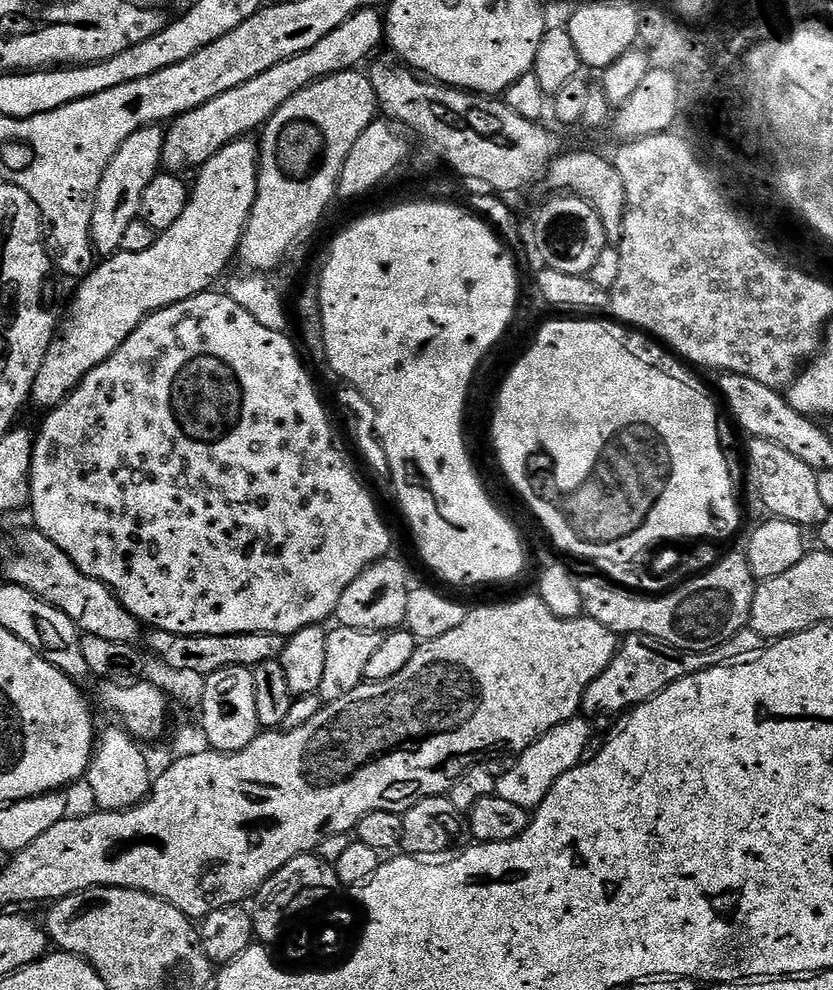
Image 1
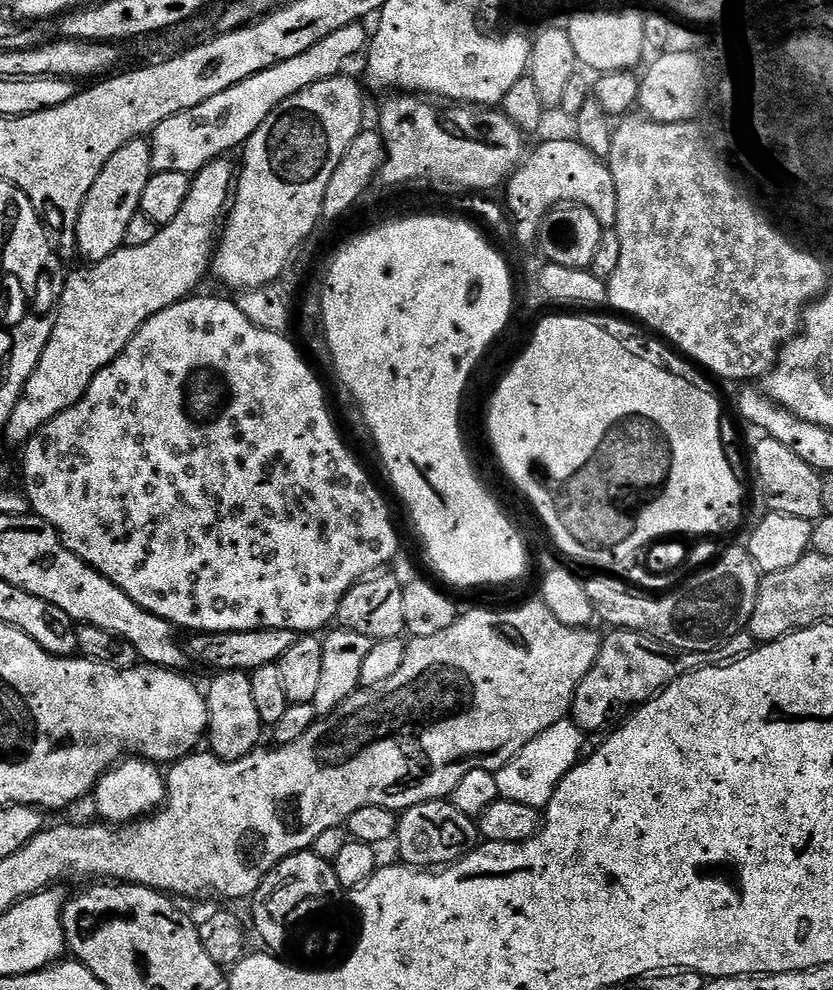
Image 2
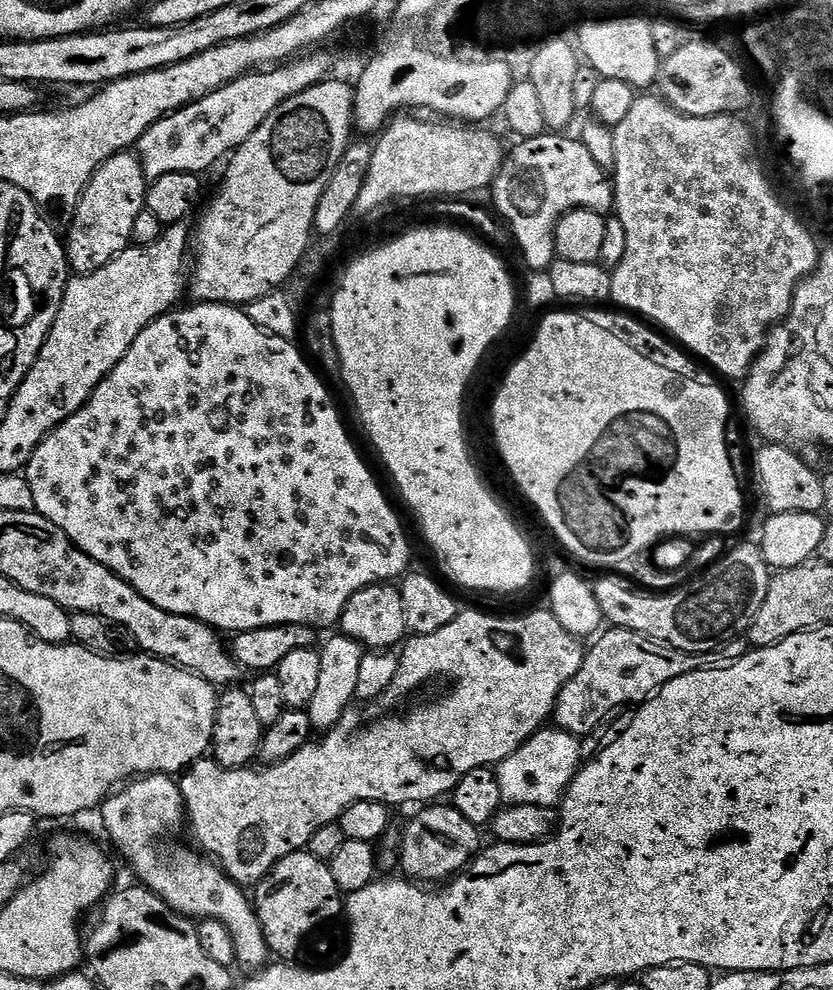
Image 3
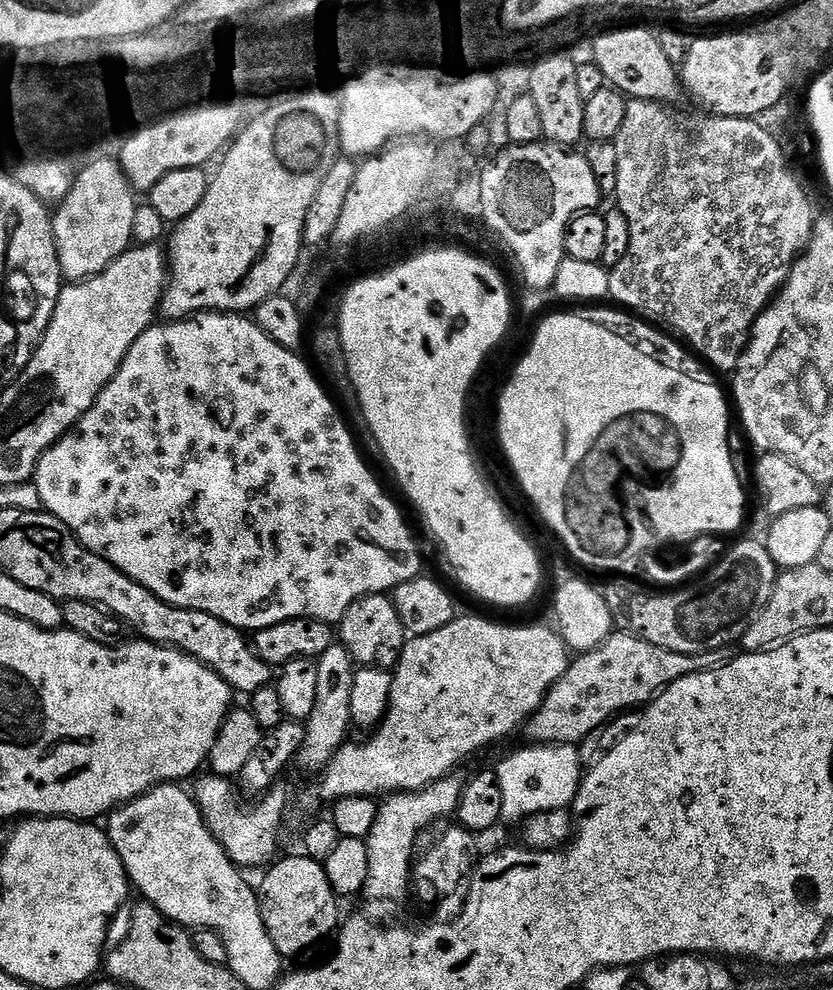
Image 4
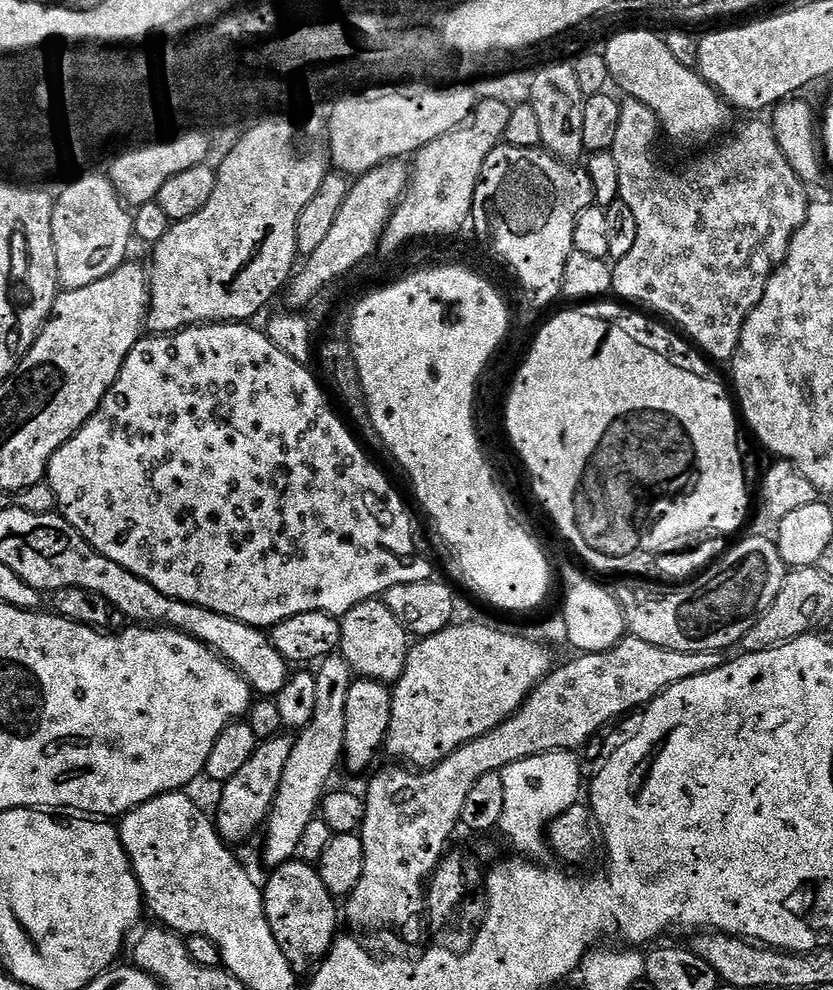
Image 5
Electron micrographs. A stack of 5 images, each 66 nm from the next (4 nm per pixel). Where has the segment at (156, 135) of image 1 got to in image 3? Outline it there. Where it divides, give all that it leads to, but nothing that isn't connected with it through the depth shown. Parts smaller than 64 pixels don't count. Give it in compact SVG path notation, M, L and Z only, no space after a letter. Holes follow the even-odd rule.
M128 150L115 152L92 175L92 181L88 183L78 202L72 223L66 229L68 267L73 273L102 270L102 266L106 266L129 248L134 234L134 221L138 219L138 214L146 211L144 199L148 186L149 181L140 165L139 155Z

